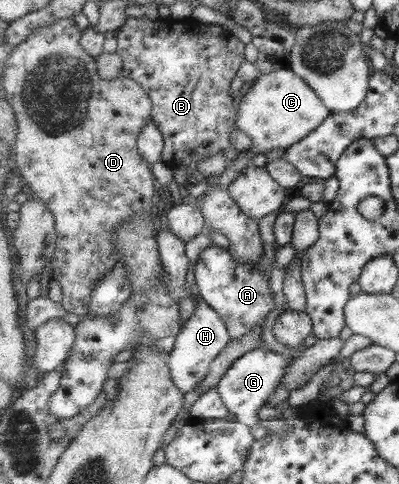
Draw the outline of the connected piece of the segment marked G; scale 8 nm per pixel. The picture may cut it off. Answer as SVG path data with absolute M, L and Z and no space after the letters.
M261 347L245 353L243 357L233 363L216 388L230 413L236 415L239 423L249 427L259 425L259 421L261 421L257 416L259 409L268 406L270 397L277 391L277 388L282 386L283 377L286 377L285 373L291 362L290 357Z

